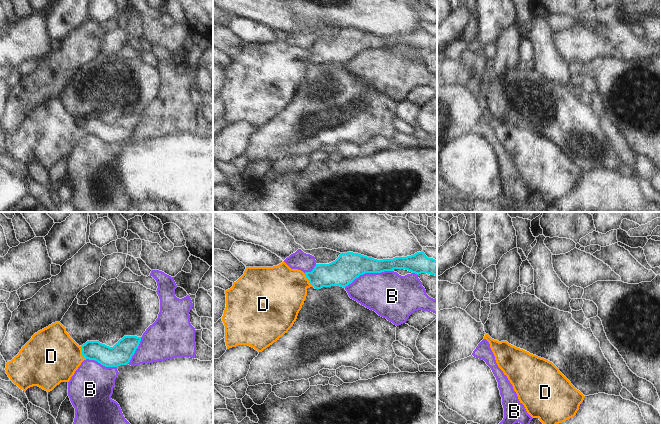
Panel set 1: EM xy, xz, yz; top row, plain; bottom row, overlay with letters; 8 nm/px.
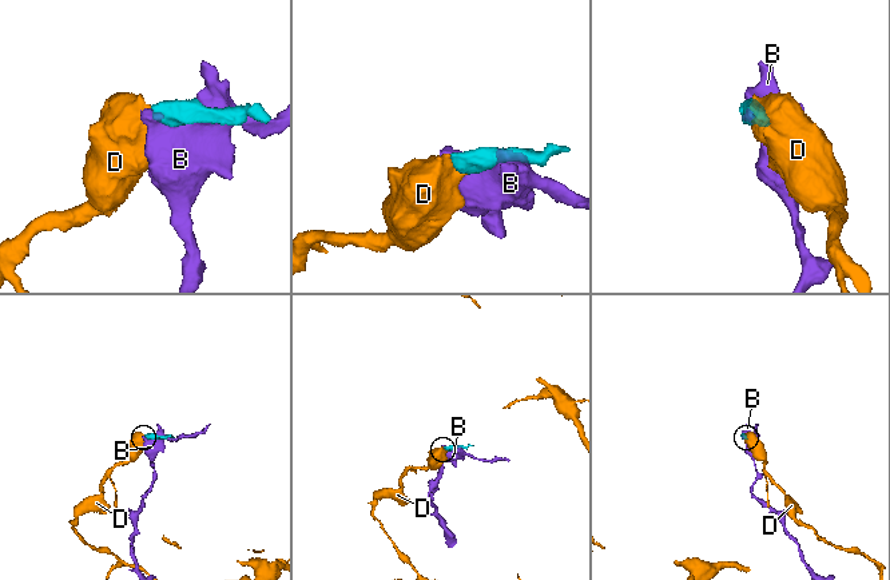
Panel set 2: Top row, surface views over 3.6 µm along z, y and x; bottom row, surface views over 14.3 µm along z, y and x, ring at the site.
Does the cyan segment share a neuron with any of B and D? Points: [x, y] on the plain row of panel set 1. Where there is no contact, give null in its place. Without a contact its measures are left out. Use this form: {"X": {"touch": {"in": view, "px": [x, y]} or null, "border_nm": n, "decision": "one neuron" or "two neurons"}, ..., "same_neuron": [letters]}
{"B": {"touch": {"in": "xz", "px": [368, 48]}, "border_nm": 420, "decision": "two neurons"}, "D": {"touch": {"in": "xz", "px": [308, 55]}, "border_nm": 140, "decision": "one neuron"}, "same_neuron": ["D"]}

